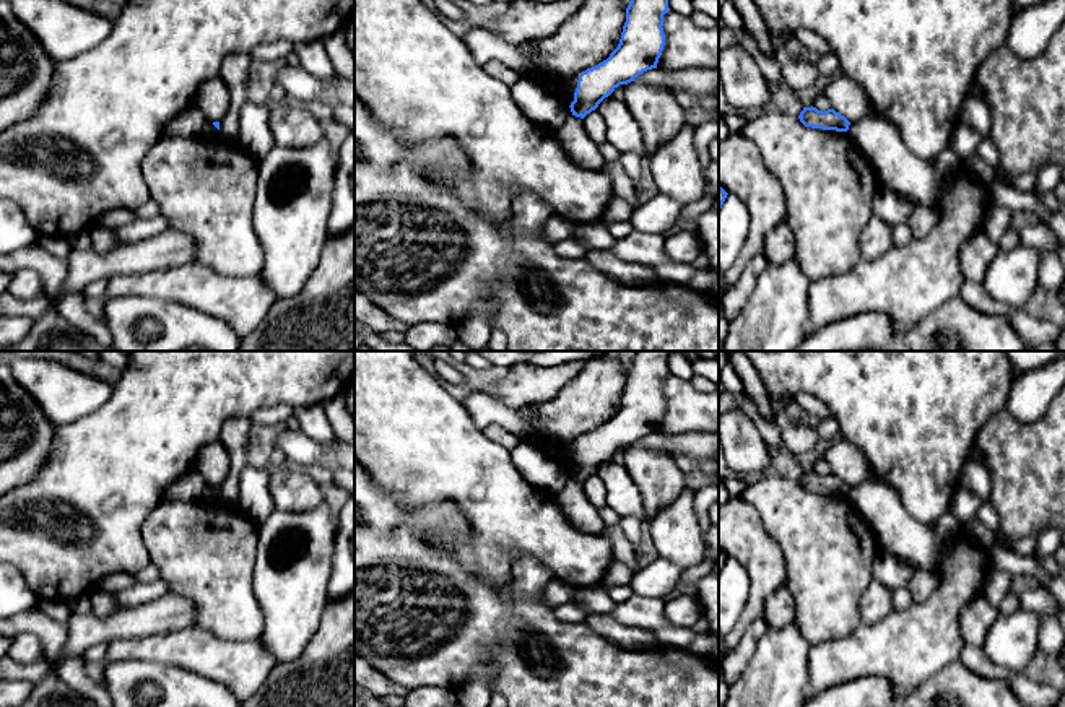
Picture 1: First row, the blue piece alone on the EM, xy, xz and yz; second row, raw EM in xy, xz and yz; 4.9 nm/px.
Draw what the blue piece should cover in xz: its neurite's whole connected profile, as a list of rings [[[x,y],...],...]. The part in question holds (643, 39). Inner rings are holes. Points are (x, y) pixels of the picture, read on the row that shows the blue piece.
[[[631,0],[618,47],[602,63],[579,75],[571,112],[584,119],[619,85],[657,68],[665,46],[663,15],[668,0]]]

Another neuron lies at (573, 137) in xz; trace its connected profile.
[[[571,115],[563,127],[553,132],[572,163],[592,171],[603,169],[605,159],[602,151],[598,145],[589,138],[580,117]]]

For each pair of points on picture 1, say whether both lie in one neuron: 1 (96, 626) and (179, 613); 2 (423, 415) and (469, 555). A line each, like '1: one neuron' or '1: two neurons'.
1: one neuron
2: one neuron

